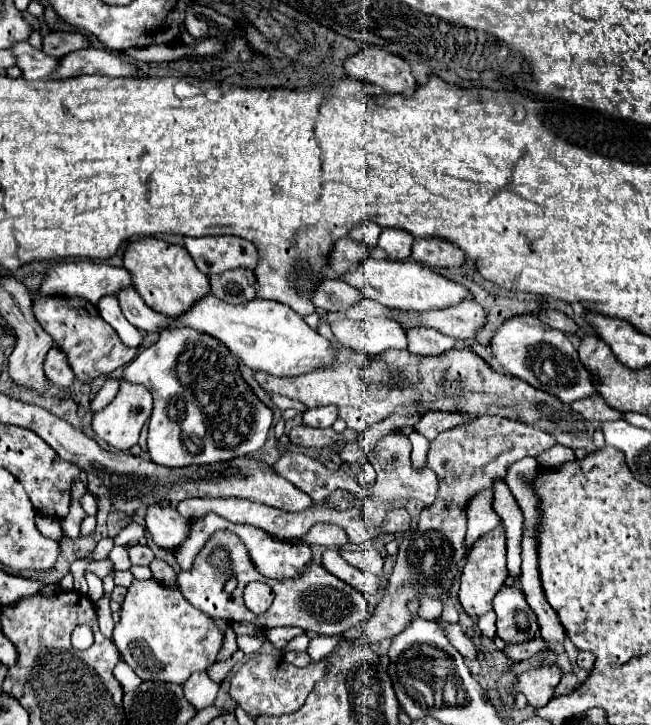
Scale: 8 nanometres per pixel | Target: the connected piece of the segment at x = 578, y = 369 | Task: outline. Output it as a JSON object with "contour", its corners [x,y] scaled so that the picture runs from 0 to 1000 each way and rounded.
{"contour":[[[790,434],[771,443],[753,465],[753,479],[765,501],[783,517],[805,523],[808,528],[814,528],[829,539],[842,539],[845,545],[854,545],[866,556],[879,556],[916,539],[909,534],[909,523],[903,512],[891,501],[888,487],[873,470],[873,465],[863,457],[842,451],[820,434]]]}

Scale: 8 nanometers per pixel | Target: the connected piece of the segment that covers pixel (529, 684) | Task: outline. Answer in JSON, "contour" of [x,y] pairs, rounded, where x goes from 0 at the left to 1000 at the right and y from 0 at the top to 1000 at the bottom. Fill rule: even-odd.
{"contour":[[[833,917],[796,931],[793,956],[805,956],[811,970],[820,975],[836,975],[848,964],[848,953],[857,945],[863,928],[854,917]]]}

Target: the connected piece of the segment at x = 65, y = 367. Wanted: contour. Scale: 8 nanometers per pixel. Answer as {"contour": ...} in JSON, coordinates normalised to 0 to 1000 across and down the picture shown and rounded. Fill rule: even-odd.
{"contour":[[[80,479],[74,484],[71,498],[68,498],[68,512],[71,512],[74,526],[89,534],[108,534],[114,526],[114,514],[111,514],[98,487],[89,479]]]}

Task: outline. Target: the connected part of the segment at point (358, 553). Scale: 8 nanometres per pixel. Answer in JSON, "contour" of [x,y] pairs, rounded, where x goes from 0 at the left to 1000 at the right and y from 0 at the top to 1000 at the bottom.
{"contour":[[[544,757],[538,763],[531,760],[522,760],[528,766],[528,771],[541,779],[547,779],[550,785],[556,788],[571,788],[578,793],[587,793],[587,779],[590,779],[590,771],[581,766],[581,760],[575,757]]]}

